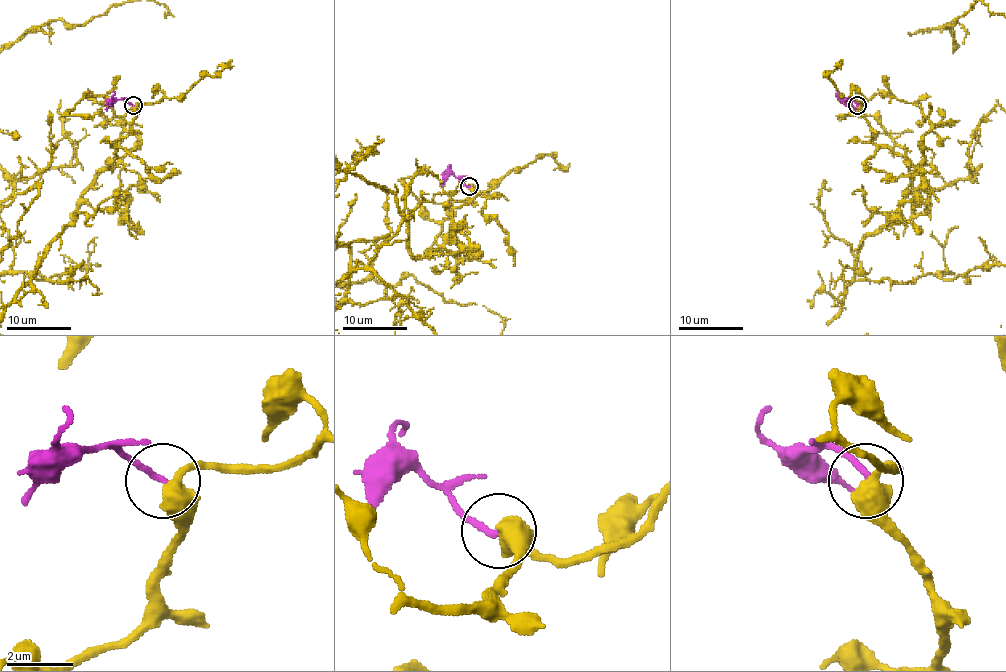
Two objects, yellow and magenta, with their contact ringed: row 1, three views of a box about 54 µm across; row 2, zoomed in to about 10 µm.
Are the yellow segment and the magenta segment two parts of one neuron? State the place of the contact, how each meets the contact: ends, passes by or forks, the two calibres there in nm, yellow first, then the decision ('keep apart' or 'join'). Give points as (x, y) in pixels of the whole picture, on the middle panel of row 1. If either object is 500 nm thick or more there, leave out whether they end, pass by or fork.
at (469, 186); 500 nm thick on the yellow side, 170 nm on the other; join

